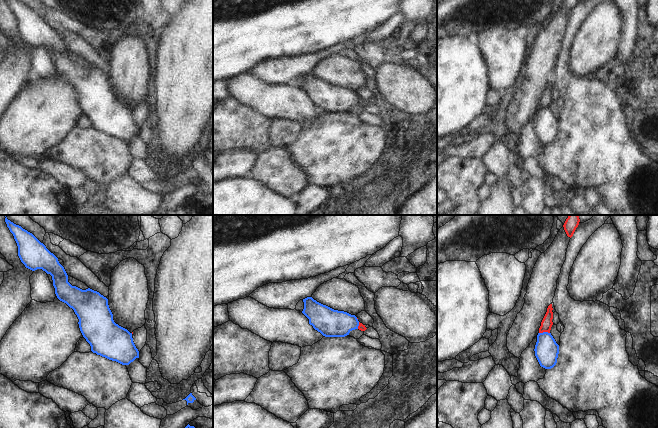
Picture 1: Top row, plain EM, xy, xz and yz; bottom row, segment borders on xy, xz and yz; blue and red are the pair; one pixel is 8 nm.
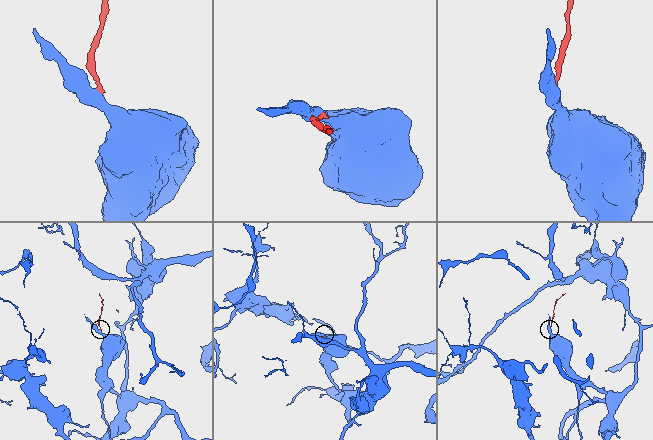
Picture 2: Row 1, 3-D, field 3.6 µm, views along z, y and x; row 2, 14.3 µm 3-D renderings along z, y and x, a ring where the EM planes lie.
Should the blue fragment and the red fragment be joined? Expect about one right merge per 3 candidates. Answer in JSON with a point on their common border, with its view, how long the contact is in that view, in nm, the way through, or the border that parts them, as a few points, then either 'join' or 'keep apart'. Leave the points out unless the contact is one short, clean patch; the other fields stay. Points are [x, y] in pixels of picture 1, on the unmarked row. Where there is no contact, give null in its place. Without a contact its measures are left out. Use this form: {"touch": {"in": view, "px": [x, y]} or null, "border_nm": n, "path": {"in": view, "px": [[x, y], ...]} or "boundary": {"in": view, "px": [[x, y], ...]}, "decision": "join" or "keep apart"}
{"touch": {"in": "yz", "px": [544, 108]}, "border_nm": 90, "boundary": {"in": "yz", "px": [[549, 108], [539, 109]]}, "decision": "keep apart"}

